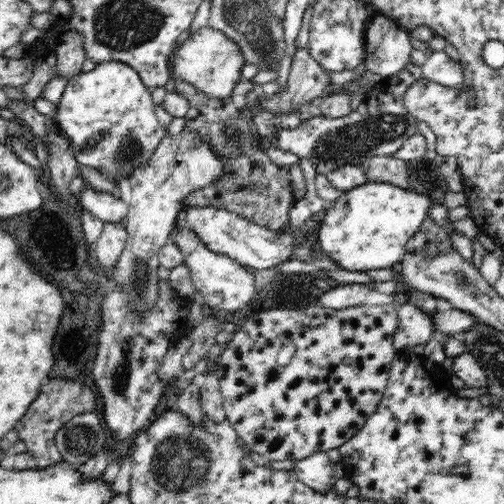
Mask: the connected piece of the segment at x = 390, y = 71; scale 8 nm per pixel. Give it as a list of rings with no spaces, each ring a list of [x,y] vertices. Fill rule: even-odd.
[[[392,26],[376,50],[365,58],[366,68],[375,73],[376,77],[392,76],[409,63],[412,47],[406,33],[408,31],[403,27]]]

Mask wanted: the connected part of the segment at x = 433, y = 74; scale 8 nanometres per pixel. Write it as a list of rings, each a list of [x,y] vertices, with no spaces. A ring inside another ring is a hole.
[[[445,51],[428,53],[421,66],[421,73],[428,80],[446,88],[461,88],[464,84],[463,66],[460,62],[450,59]]]

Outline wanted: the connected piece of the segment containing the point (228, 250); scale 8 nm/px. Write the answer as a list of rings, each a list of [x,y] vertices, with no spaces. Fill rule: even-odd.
[[[210,205],[186,207],[186,211],[188,211],[187,230],[192,231],[208,250],[225,254],[242,266],[264,270],[284,264],[291,259],[292,245],[295,241],[293,233],[267,229],[238,213],[228,209],[216,209]]]

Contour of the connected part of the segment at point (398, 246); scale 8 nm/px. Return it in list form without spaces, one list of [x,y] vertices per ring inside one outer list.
[[[367,182],[362,186],[353,188],[352,190],[344,191],[333,203],[327,204],[325,208],[324,217],[319,222],[319,230],[317,233],[317,237],[319,240],[319,246],[326,253],[326,256],[330,259],[330,262],[334,262],[337,264],[340,269],[346,270],[346,272],[370,272],[370,270],[382,270],[391,268],[394,264],[398,264],[400,260],[402,260],[402,256],[404,256],[406,249],[406,243],[408,239],[418,230],[420,230],[420,226],[422,221],[428,217],[428,209],[430,208],[431,202],[428,197],[423,194],[416,193],[416,191],[404,190],[398,186],[392,186],[388,183],[382,182]]]

